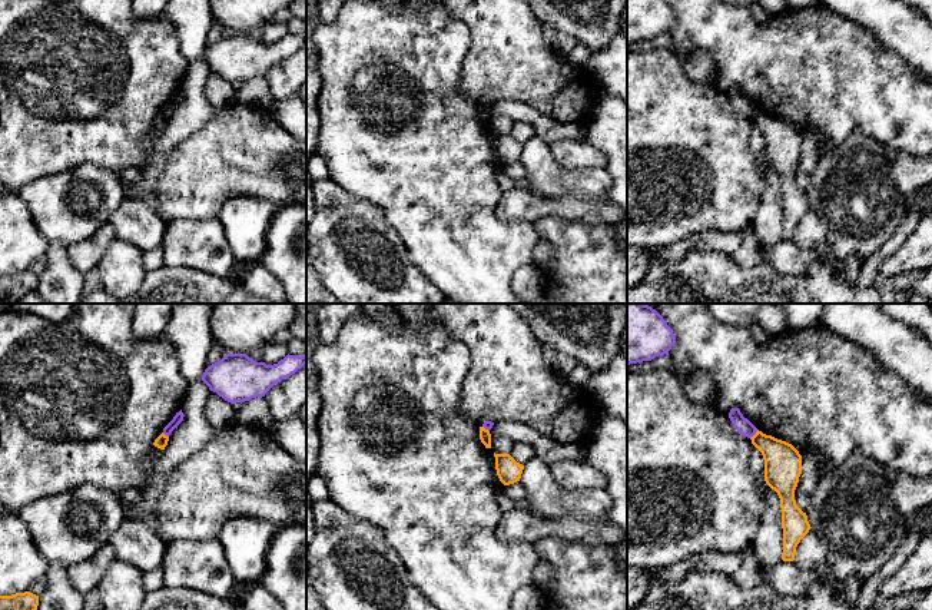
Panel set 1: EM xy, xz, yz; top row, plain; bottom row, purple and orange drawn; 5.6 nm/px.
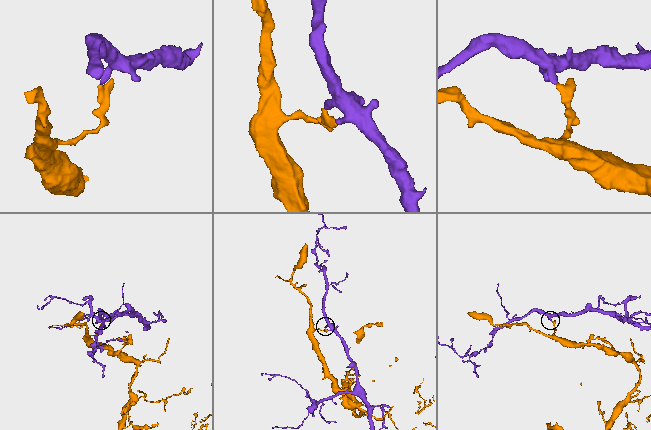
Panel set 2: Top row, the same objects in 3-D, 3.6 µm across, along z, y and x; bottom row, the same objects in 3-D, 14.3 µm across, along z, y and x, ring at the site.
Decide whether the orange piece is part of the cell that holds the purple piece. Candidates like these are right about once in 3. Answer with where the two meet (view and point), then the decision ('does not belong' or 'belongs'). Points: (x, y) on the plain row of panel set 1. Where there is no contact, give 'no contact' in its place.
contact yz (755, 112); does not belong

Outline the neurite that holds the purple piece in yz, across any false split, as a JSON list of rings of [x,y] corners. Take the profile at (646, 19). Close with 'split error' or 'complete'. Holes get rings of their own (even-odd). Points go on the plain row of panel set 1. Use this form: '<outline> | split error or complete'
[[[627,0],[627,44],[669,34],[676,23],[666,0]]] | complete

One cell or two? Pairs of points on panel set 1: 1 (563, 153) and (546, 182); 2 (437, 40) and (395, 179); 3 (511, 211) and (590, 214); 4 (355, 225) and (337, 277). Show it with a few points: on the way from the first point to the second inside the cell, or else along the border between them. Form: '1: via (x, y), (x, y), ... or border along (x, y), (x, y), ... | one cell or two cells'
1: border along (549, 143), (553, 158), (563, 168), (590, 168) | two cells
2: via (434, 75), (434, 92), (413, 129), (413, 145) | one cell
3: via (531, 208), (570, 208) | one cell
4: via (352, 238), (352, 261), (350, 264) | one cell

